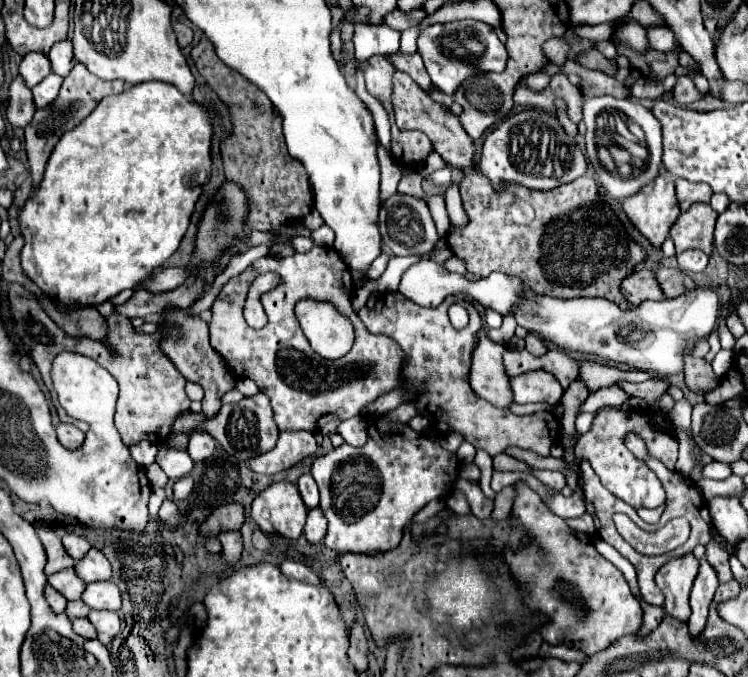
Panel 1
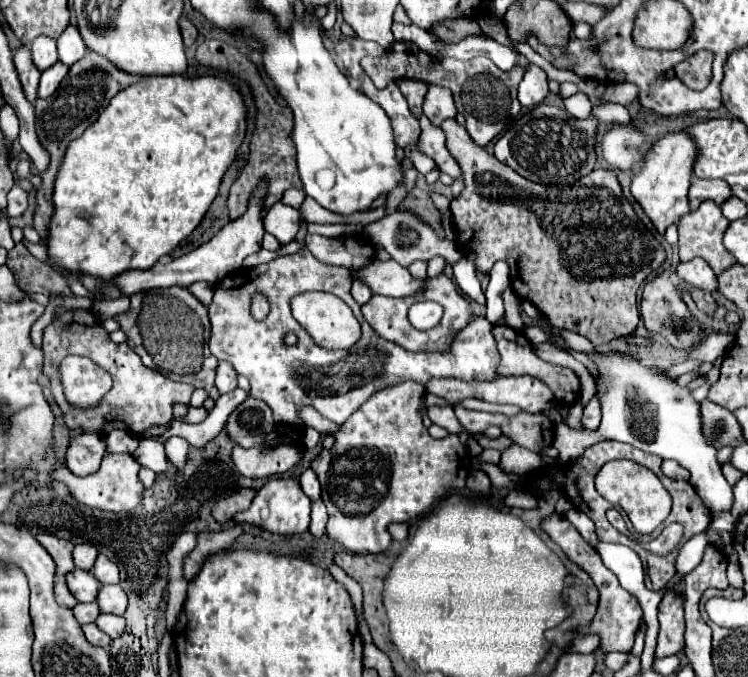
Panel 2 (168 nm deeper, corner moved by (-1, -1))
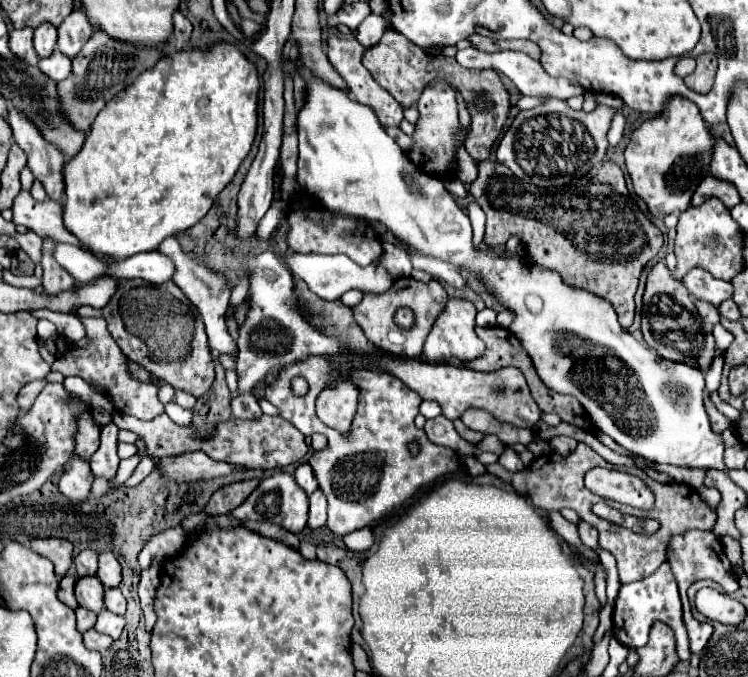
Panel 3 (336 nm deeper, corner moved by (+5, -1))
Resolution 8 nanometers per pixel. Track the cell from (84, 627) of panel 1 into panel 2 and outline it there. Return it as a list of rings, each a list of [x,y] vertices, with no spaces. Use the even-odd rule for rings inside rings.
[[[90,623],[90,625],[82,625],[82,631],[84,631],[88,643],[92,643],[92,645],[96,645],[96,647],[104,647],[104,649],[108,649],[110,643],[112,643],[112,639],[110,639],[104,631],[100,631],[94,623]]]

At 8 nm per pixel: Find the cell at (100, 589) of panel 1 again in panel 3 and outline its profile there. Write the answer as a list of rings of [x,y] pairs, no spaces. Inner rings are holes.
[[[106,589],[104,593],[104,607],[116,615],[124,615],[126,611],[126,601],[120,589]]]

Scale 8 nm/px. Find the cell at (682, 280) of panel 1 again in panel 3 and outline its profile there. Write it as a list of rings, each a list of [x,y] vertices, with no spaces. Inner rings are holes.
[[[694,301],[694,305],[696,305],[696,309],[698,309],[700,317],[702,317],[706,323],[712,323],[712,325],[716,325],[716,323],[720,321],[718,309],[716,309],[714,305],[708,305],[706,301]]]

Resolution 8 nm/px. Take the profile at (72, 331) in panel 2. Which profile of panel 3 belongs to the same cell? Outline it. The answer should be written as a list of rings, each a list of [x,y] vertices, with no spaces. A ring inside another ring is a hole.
[[[98,317],[98,319],[82,319],[82,323],[84,323],[86,335],[92,339],[92,343],[82,349],[76,343],[68,341],[64,355],[60,359],[56,359],[50,369],[62,373],[64,377],[80,375],[86,383],[92,385],[94,391],[102,391],[118,413],[128,413],[142,421],[150,421],[152,417],[164,413],[164,405],[158,401],[160,381],[138,381],[132,377],[132,373],[126,365],[128,359],[124,353],[120,353],[120,347],[112,341],[110,333],[106,329],[106,321],[102,317]]]

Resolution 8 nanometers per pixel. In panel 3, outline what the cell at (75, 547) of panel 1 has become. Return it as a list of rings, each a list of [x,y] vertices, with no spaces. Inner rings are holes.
[[[92,549],[80,551],[74,557],[74,565],[76,565],[78,575],[94,575],[96,569],[98,569],[98,553],[92,551]]]

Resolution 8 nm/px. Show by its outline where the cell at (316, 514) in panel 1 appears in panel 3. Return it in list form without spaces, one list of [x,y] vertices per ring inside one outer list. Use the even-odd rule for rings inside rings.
[[[320,489],[310,495],[310,513],[308,513],[308,527],[318,529],[326,523],[326,497]]]

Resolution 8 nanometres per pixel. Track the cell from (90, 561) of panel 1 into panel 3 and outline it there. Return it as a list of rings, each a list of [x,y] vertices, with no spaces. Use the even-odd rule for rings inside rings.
[[[100,553],[98,557],[98,573],[96,577],[104,587],[118,587],[120,583],[120,563],[112,553]]]

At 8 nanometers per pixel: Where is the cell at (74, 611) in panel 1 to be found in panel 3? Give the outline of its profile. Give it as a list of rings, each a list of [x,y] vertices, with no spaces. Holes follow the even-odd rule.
[[[76,607],[74,611],[76,611],[76,625],[78,625],[80,633],[84,633],[84,631],[88,631],[88,629],[94,627],[96,613],[92,613],[92,611],[84,609],[84,607]]]

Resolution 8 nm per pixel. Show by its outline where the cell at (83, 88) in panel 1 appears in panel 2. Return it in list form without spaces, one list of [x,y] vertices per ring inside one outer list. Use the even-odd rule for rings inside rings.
[[[88,51],[84,59],[80,59],[78,63],[74,63],[70,67],[68,75],[64,77],[62,85],[52,93],[52,97],[46,97],[46,99],[38,97],[34,101],[34,107],[36,107],[36,131],[38,131],[38,137],[40,137],[40,143],[52,155],[50,167],[40,175],[42,177],[42,189],[36,193],[38,209],[36,209],[36,215],[34,215],[34,229],[38,231],[42,243],[46,243],[46,237],[48,237],[46,229],[48,229],[50,217],[54,213],[54,203],[52,203],[54,179],[56,179],[56,173],[58,173],[60,163],[64,159],[66,147],[70,145],[70,141],[78,139],[98,119],[98,115],[106,109],[106,105],[110,103],[110,99],[118,91],[130,87],[138,79],[140,79],[140,75],[130,75],[130,73],[126,73],[122,69],[116,69],[116,65],[106,61],[106,57],[102,57],[102,55],[94,53],[94,51]]]

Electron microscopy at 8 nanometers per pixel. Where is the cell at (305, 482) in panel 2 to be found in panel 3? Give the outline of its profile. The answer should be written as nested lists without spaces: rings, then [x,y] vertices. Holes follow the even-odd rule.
[[[302,463],[302,465],[296,469],[294,477],[296,477],[298,485],[306,491],[306,495],[310,495],[310,493],[314,493],[314,491],[318,489],[318,481],[316,481],[316,477],[314,477],[314,473],[312,473],[312,467],[310,467],[308,463]]]

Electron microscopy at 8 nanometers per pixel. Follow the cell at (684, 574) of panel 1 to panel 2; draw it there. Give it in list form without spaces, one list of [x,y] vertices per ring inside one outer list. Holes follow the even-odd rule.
[[[672,589],[664,595],[662,603],[658,605],[658,647],[654,657],[662,659],[668,655],[676,655],[684,649],[684,609],[682,599],[672,593]]]

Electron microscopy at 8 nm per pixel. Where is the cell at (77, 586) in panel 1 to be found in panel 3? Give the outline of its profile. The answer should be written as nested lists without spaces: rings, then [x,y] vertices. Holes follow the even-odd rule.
[[[94,575],[78,577],[78,581],[76,581],[76,599],[78,599],[80,607],[98,613],[104,605],[102,597],[104,597],[104,587],[98,581],[98,577],[94,577]]]

